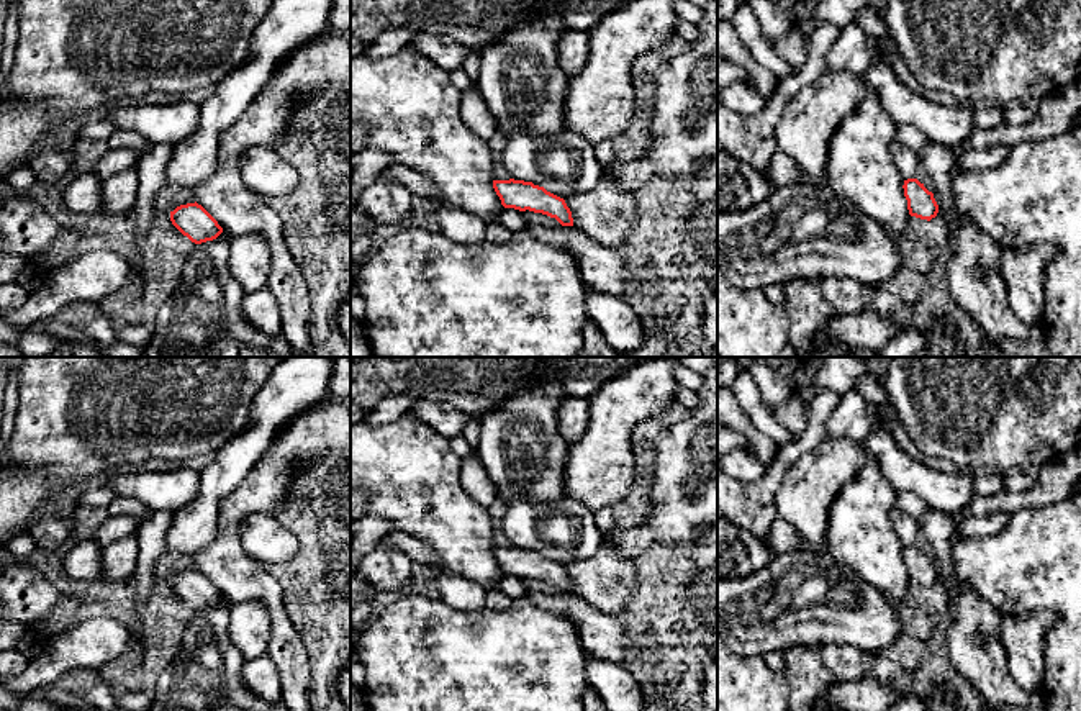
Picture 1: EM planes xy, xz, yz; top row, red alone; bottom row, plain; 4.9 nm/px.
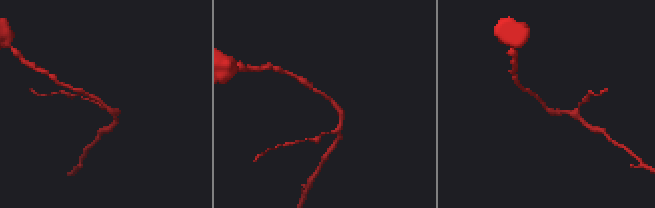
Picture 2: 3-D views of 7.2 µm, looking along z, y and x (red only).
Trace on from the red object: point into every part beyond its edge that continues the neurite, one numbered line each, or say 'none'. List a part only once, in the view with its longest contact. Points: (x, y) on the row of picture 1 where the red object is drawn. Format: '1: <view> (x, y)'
none

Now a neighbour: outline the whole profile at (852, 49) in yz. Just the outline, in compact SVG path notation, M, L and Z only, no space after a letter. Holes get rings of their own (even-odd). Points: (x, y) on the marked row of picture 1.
M852 21L842 28L839 38L830 46L825 56L825 72L847 70L863 82L871 61L871 41L866 33Z

